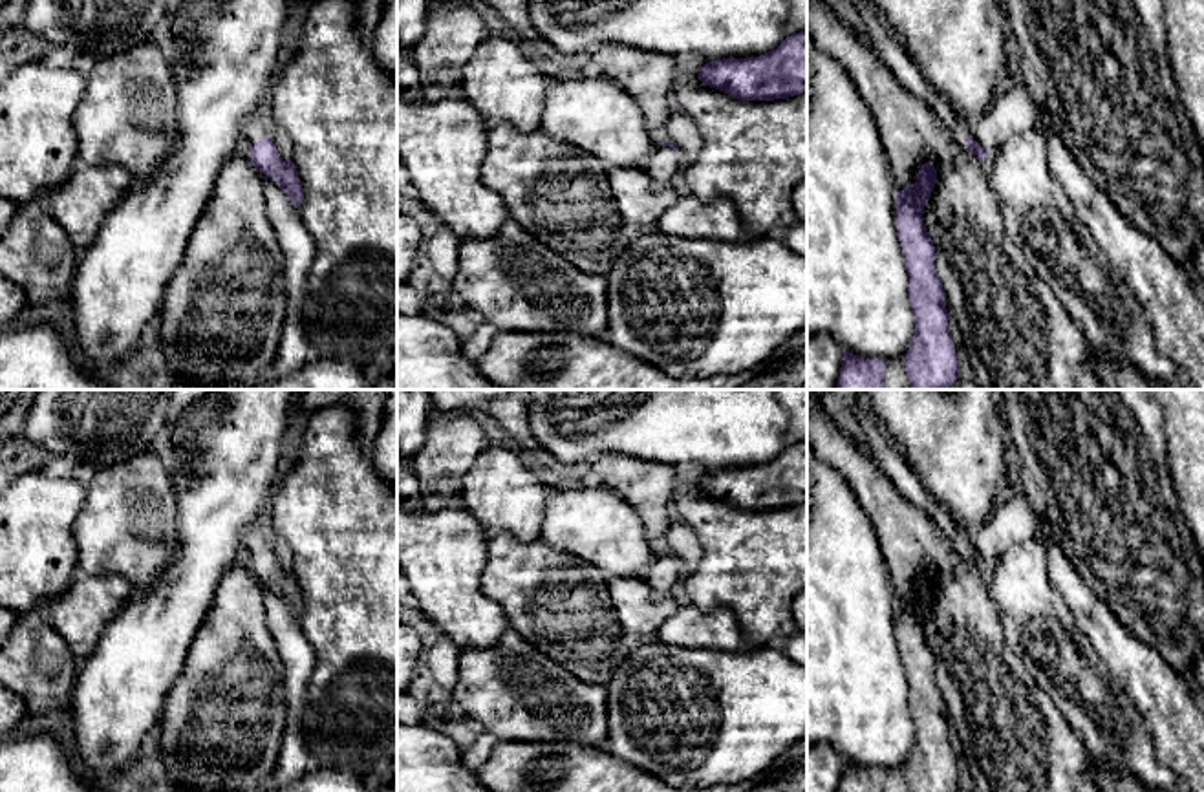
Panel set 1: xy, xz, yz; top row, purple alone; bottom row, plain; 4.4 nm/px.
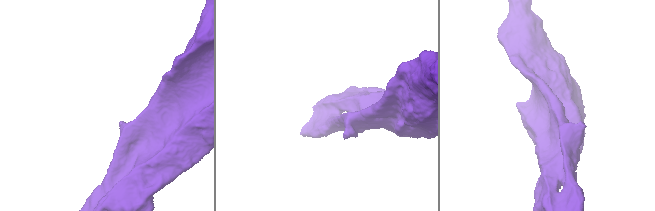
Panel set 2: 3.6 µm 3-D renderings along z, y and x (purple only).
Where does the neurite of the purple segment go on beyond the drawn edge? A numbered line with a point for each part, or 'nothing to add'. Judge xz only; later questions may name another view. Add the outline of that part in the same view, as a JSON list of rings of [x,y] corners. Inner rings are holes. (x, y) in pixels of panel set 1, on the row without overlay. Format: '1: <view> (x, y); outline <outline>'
1: xz (663, 575); outline [[[659,552],[648,569],[646,580],[659,594],[673,594],[673,587],[683,578],[677,571],[675,560]]]

